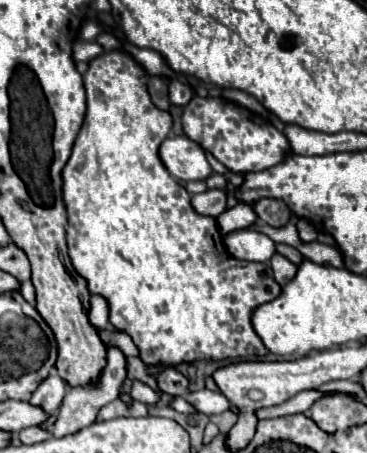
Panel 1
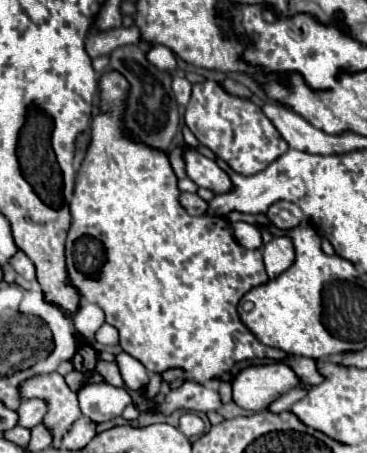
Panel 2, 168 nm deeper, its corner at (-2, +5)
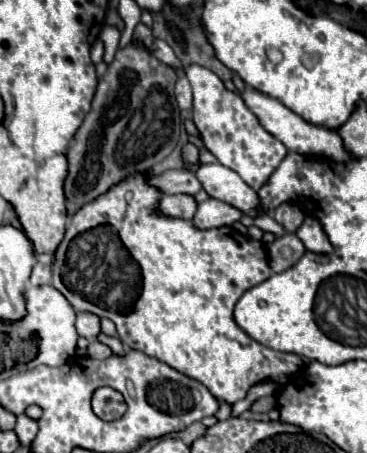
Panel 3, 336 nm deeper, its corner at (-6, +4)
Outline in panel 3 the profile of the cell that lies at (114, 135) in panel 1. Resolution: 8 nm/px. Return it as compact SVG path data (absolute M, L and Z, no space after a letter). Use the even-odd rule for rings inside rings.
M136 172L136 176L128 176L128 180L124 180L124 184L116 184L116 188L110 188L108 192L104 192L104 196L98 196L96 200L84 204L84 208L80 208L72 218L70 218L70 226L66 228L66 236L62 240L62 244L58 246L58 252L54 256L54 264L52 264L52 280L54 280L54 288L58 292L62 292L66 296L66 300L80 312L92 312L98 314L100 318L108 318L116 324L118 330L118 338L122 340L122 344L126 344L132 350L140 350L152 358L158 358L160 362L176 368L178 372L202 382L218 400L224 400L228 404L234 404L236 400L244 398L248 388L260 380L276 380L280 384L284 384L290 374L294 374L298 368L304 366L304 360L296 354L280 354L272 348L262 346L260 342L256 342L254 338L250 338L234 320L232 310L234 304L238 302L238 298L250 290L252 286L264 282L270 278L270 268L268 268L268 254L266 254L266 246L258 240L252 240L248 236L242 236L238 230L234 230L232 226L220 226L220 228L210 228L210 230L200 230L192 224L192 220L176 220L170 216L160 216L160 212L156 212L156 204L160 204L160 192L156 192L156 188L148 188L148 174L146 172Z

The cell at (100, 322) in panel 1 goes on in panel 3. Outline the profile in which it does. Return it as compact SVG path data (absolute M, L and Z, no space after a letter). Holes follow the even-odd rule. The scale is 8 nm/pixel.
M80 312L76 318L76 330L78 330L78 336L86 340L94 340L100 334L100 318L90 312Z

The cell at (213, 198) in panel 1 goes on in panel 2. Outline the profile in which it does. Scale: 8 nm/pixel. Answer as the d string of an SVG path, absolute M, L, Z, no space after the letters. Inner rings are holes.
M180 193L180 205L190 213L190 215L204 215L208 203L202 201L196 193Z

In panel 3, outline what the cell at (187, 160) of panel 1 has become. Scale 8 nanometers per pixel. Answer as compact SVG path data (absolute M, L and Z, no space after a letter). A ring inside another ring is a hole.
M200 164L196 178L210 198L232 204L250 216L260 214L260 200L256 190L250 188L234 170L222 164Z

